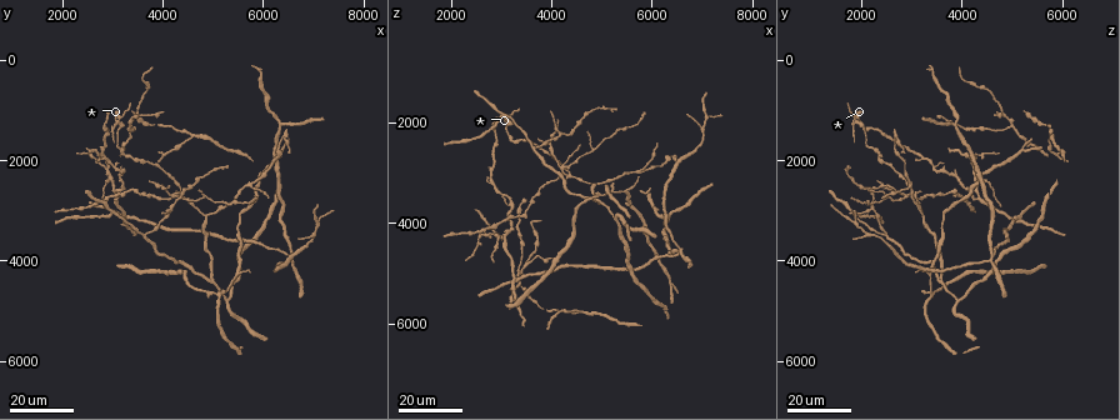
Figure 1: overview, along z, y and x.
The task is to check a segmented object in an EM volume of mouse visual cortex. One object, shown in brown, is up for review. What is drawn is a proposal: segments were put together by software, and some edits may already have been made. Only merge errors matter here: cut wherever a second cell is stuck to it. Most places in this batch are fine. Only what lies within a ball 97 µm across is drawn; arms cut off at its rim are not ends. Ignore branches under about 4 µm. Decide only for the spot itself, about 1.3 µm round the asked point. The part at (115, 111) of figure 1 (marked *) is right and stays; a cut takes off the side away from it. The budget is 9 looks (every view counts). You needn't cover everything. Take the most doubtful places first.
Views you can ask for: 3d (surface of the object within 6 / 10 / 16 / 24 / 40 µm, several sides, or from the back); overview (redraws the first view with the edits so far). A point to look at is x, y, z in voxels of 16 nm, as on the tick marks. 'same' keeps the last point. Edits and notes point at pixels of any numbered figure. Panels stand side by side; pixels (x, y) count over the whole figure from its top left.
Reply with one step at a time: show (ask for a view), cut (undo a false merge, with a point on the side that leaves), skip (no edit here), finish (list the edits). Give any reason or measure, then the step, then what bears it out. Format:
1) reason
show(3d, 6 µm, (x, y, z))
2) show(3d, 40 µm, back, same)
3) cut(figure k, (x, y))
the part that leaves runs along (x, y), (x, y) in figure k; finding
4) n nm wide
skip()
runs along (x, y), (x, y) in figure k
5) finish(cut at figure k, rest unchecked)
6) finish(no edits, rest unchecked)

thin arm on a thick one
show(3d, 16 µm, (4200, 2750, 2900))

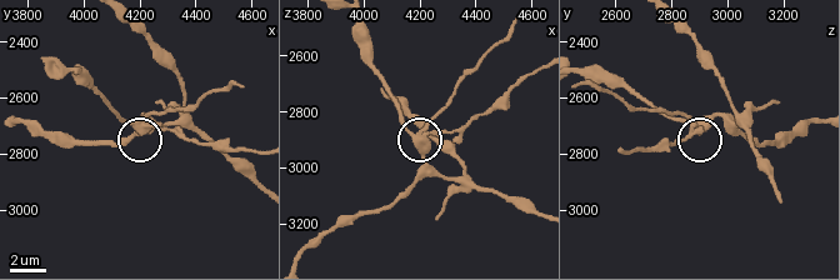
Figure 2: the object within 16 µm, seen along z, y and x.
zoom in
show(3d, 10 µm, (4220, 2690, 2890))

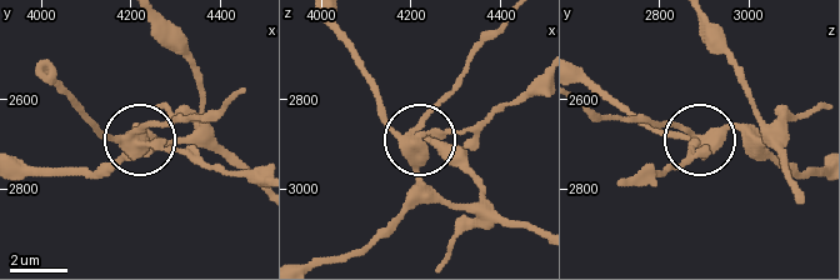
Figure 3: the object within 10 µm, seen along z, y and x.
4 arms
cut(figure 3, (159, 124))
the part that leaves runs along (138, 139), (235, 173), (256, 173) in figure 3; two cells meet here

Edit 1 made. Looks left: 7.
three-way junction
show(3d, 16 µm, (7100, 3250, 1850))

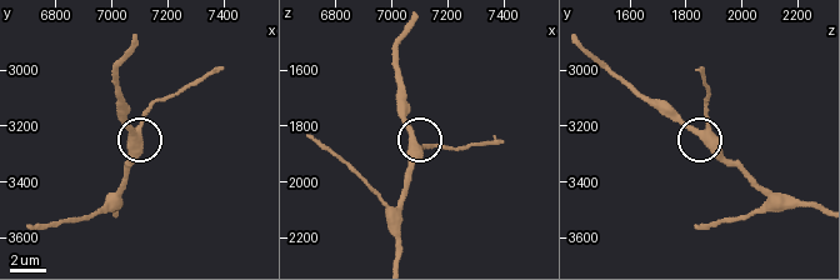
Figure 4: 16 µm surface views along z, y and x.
show(3d, 6 µm, (7090, 3210, 1880))

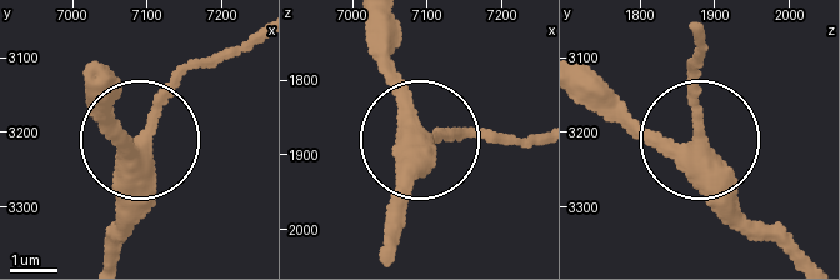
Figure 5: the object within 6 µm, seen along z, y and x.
3 arms
skip()
continuous, no second cell

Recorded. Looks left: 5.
branch point
show(3d, 16 µm, (5500, 4300, 3350))

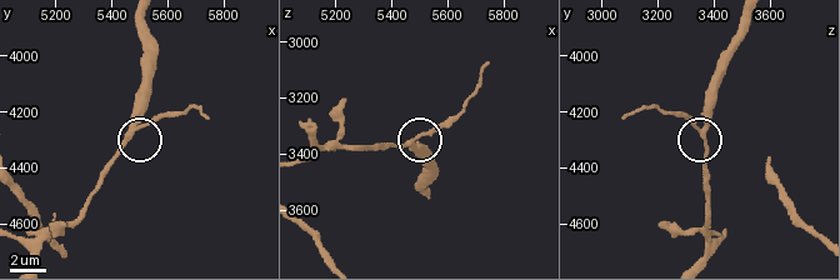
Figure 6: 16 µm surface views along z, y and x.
show(3d, 6 µm, (5480, 4260, 3350))

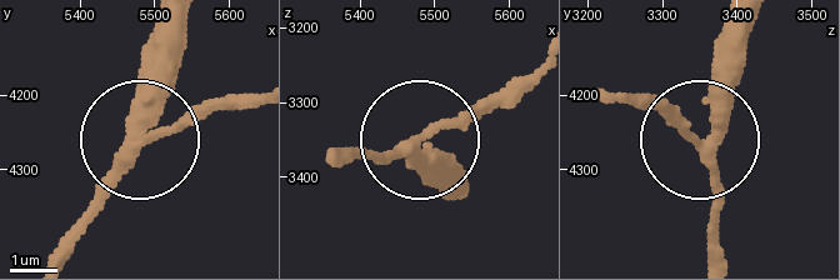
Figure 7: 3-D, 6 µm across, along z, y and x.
skip()
continuous, no second cell

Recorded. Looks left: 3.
small branch off a trunk
show(3d, 24 µm, (7050, 3400, 2050))

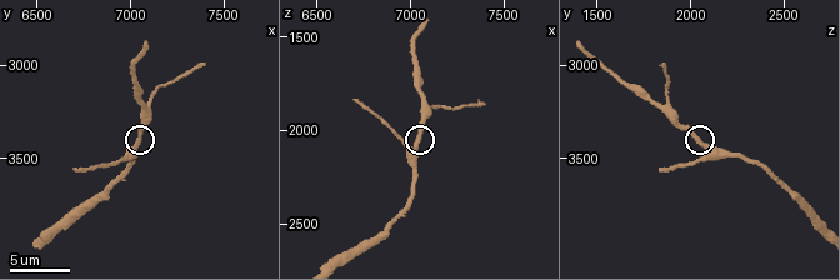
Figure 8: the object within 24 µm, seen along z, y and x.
show(3d, 10 µm, (6980, 3480, 2080))

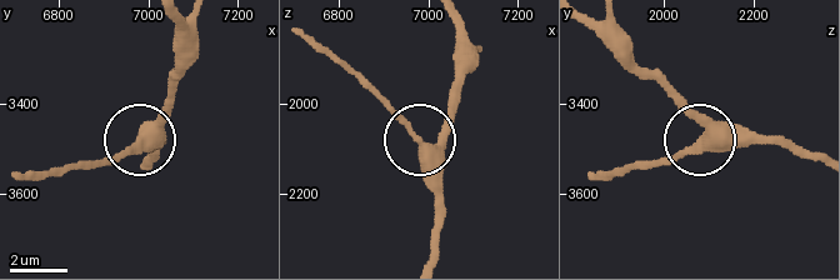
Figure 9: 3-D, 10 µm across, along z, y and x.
410 nm wide
skip()
runs along (150, 170), (153, 141), (131, 144), (84, 168) in figure 9; all the same cell

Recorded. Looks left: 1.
finish(cut at figure 3, rest unchecked)

